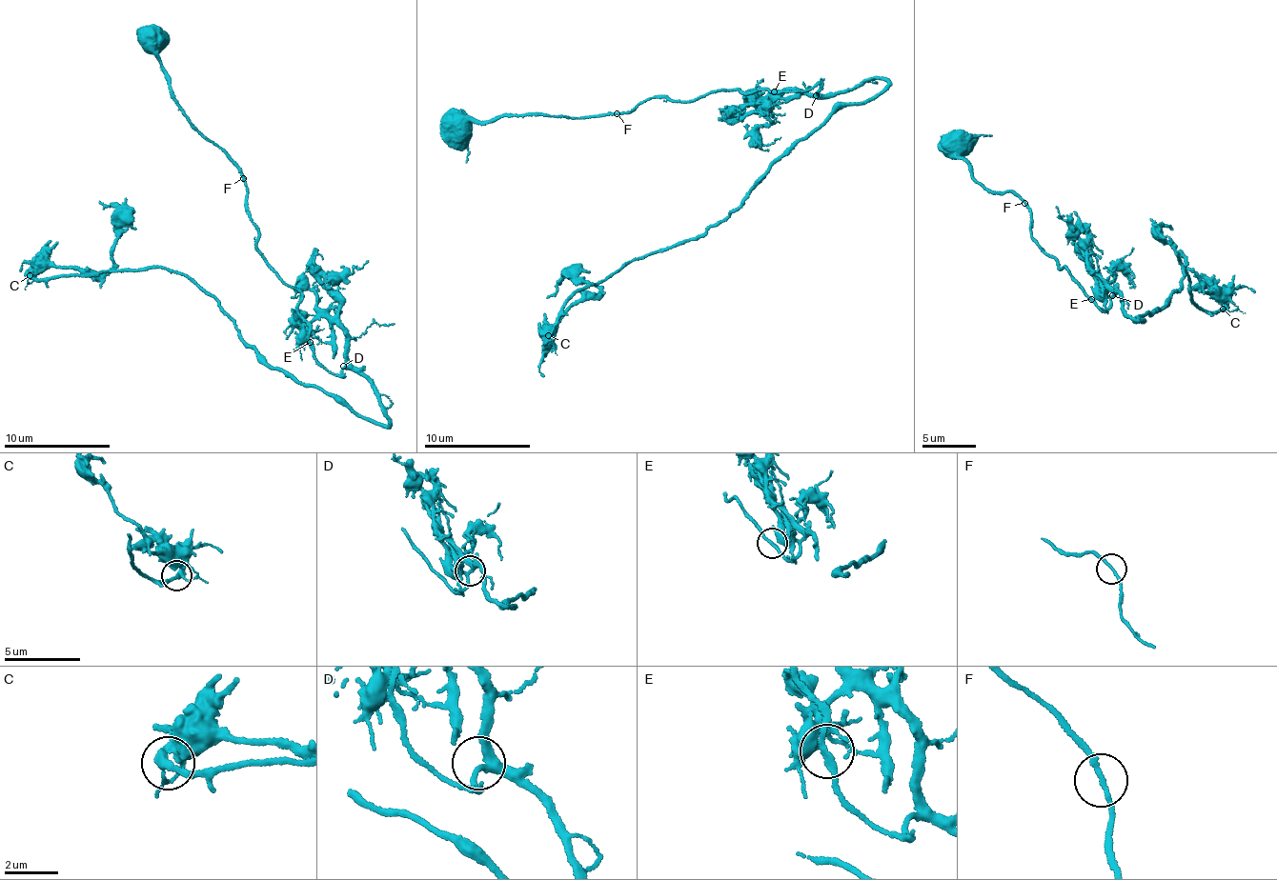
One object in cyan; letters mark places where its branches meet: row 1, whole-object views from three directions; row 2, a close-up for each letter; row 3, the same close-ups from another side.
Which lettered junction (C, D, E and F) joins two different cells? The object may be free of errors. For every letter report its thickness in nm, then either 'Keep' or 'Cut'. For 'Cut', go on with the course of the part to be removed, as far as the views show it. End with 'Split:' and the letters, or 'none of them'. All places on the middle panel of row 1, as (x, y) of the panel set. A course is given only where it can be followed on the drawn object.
C: Thickness 200 nm. Keep
D: Thickness 280 nm. Keep
E: Thickness 160 nm. Keep
F: Thickness 160 nm. Keep
Split: none of them

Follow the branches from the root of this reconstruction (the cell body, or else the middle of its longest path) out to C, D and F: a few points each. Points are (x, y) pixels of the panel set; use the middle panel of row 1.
C: (880, 80), (887, 86), (847, 104), (797, 141), (714, 226), (634, 258), (575, 292), (548, 335)
D: (880, 80), (867, 80), (854, 88), (816, 95)
F: (880, 80), (826, 95), (814, 85), (780, 93), (719, 90), (677, 103), (645, 99), (618, 114)

